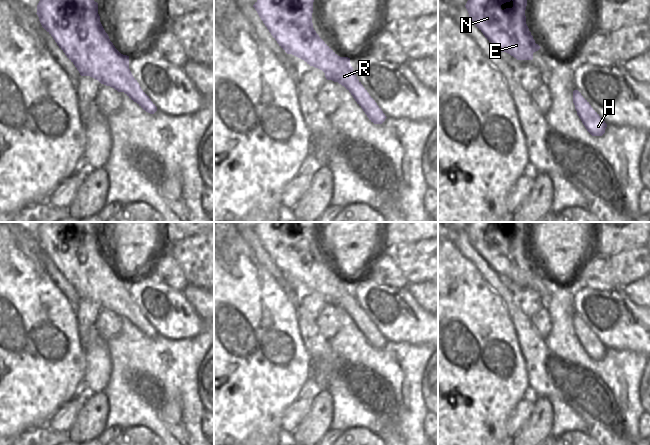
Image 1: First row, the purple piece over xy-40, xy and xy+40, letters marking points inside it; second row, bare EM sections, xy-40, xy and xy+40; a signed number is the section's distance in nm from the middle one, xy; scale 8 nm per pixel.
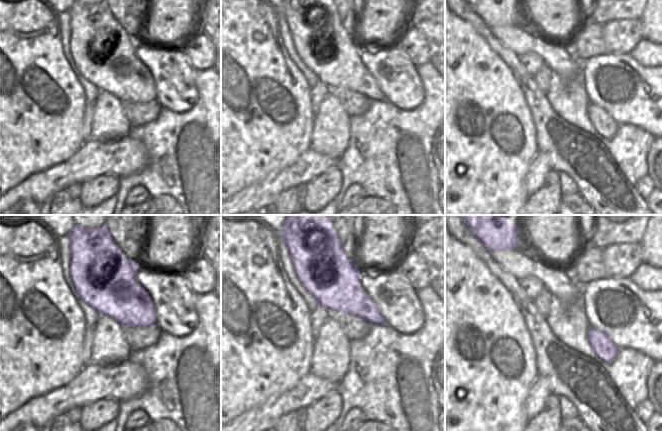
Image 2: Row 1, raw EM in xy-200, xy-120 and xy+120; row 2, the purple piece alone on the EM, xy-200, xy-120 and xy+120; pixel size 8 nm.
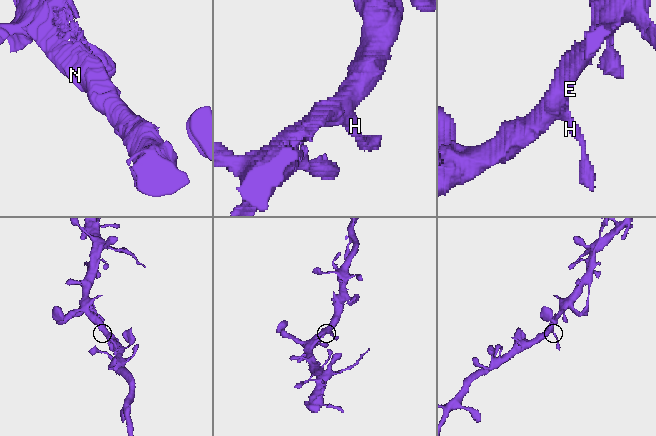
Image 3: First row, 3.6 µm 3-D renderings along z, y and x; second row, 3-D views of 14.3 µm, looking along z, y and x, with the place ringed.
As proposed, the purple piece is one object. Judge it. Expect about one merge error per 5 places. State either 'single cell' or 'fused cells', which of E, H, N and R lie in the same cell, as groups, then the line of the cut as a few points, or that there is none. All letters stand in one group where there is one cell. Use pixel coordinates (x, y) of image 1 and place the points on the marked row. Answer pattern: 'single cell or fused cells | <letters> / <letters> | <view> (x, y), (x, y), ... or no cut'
single cell | E H N R | no cut

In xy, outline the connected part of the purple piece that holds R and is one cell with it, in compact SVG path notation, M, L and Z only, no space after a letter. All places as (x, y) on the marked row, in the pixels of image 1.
M257 0L253 7L287 54L322 70L327 80L344 86L369 120L374 124L382 124L387 117L357 79L350 58L338 56L314 30L313 2L314 0Z

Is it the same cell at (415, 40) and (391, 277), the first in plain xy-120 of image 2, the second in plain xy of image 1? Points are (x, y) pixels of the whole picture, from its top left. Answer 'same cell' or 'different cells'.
same cell

